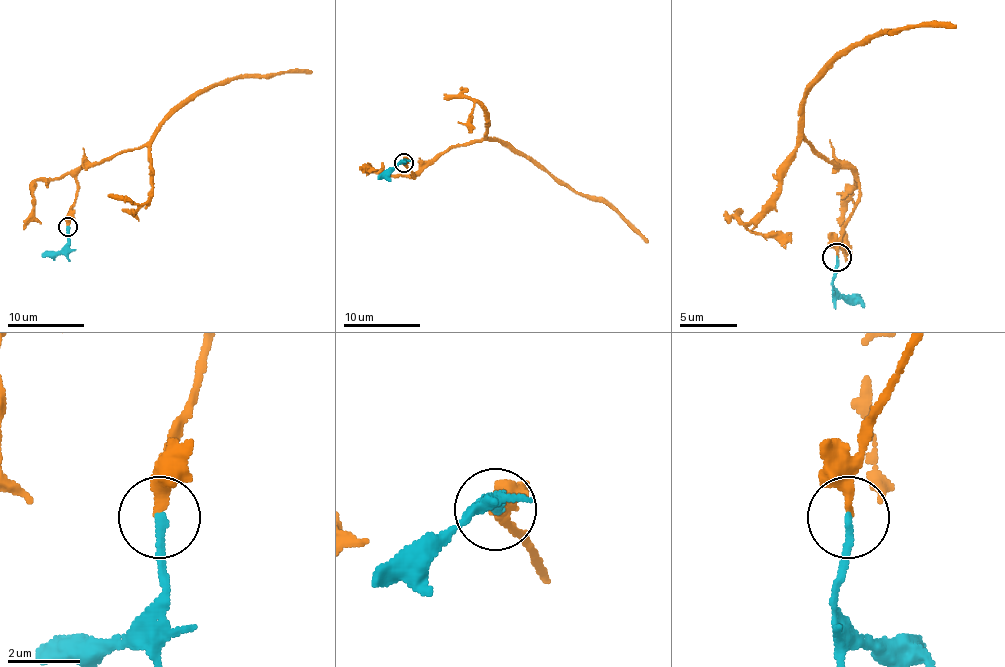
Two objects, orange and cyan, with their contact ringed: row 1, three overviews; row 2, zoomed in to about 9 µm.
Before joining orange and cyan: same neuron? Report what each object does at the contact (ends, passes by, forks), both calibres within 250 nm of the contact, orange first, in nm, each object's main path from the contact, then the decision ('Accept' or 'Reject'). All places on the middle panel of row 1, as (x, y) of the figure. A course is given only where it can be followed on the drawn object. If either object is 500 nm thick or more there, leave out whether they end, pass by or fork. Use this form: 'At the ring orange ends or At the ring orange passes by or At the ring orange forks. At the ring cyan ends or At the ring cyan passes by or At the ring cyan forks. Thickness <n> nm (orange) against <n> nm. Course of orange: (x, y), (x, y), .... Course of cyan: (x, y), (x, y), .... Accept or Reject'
At the ring orange ends. At the ring cyan ends. Thickness 340 nm (orange) against 200 nm. Course of orange: (403, 163), (415, 176), (451, 148), (478, 142), (508, 142), (577, 192), (604, 198), (648, 242). Course of cyan: (403, 163), (401, 159), (378, 178). Accept

